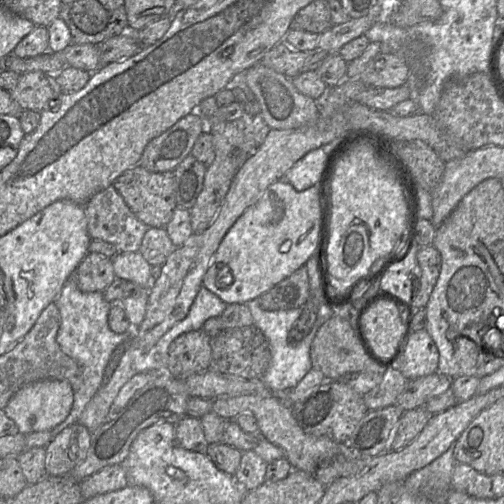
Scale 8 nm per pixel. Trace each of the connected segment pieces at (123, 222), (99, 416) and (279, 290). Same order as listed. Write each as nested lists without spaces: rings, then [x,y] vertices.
[[[114,185],[95,194],[86,204],[87,229],[92,240],[101,240],[113,244],[118,253],[137,252],[145,232],[149,228],[141,222],[128,207]]]
[[[75,273],[64,285],[55,303],[61,315],[57,343],[65,354],[80,365],[83,381],[78,390],[73,390],[74,399],[69,415],[51,430],[52,435],[58,435],[74,423],[82,424],[90,432],[101,427],[108,421],[109,409],[120,389],[133,376],[146,371],[165,371],[172,342],[183,333],[202,330],[203,323],[211,317],[219,317],[227,305],[201,286],[187,315],[173,325],[149,351],[142,351],[132,346],[132,329],[123,334],[117,334],[110,329],[108,315],[112,304],[104,298],[103,292],[81,291]]]
[[[305,265],[278,282],[259,298],[264,310],[287,310],[302,308],[310,297],[309,278]]]

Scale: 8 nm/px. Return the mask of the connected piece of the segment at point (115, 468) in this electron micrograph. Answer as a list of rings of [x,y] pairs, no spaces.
[[[121,464],[107,466],[80,481],[84,500],[99,494],[120,490],[127,485],[126,471]]]

